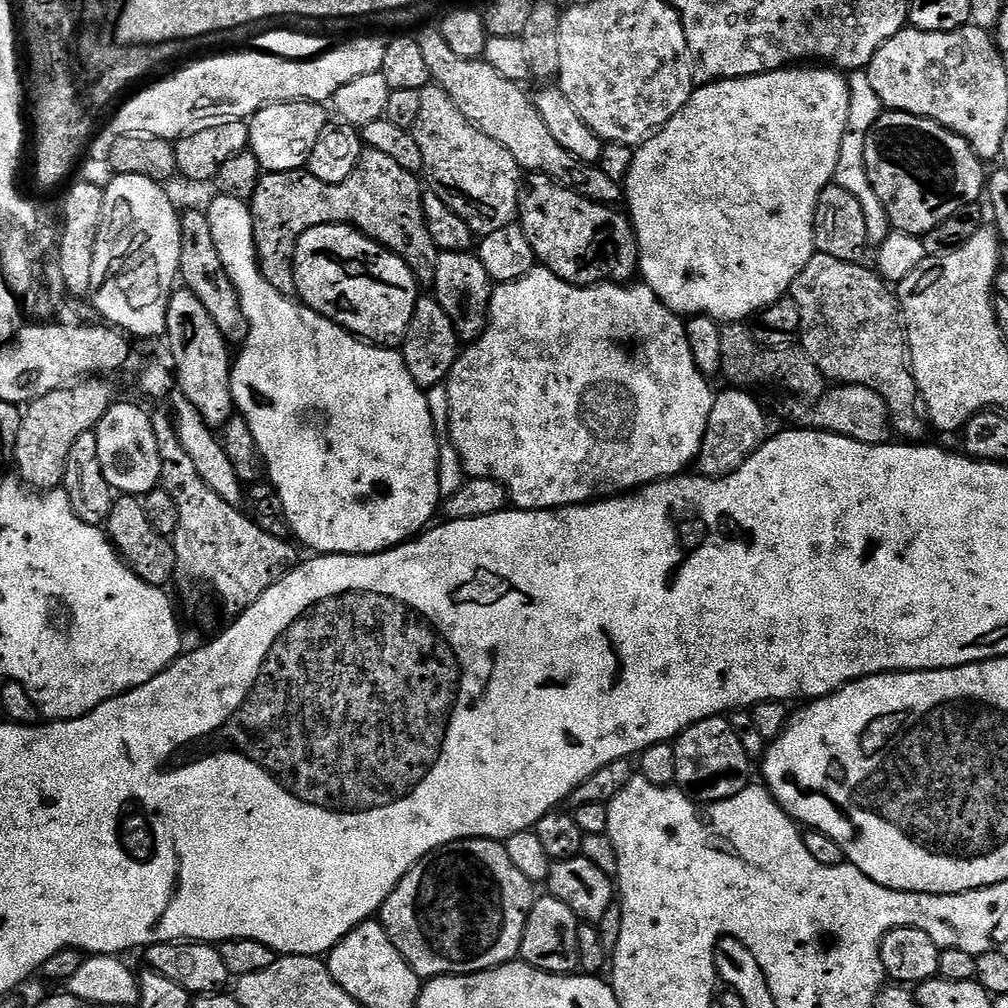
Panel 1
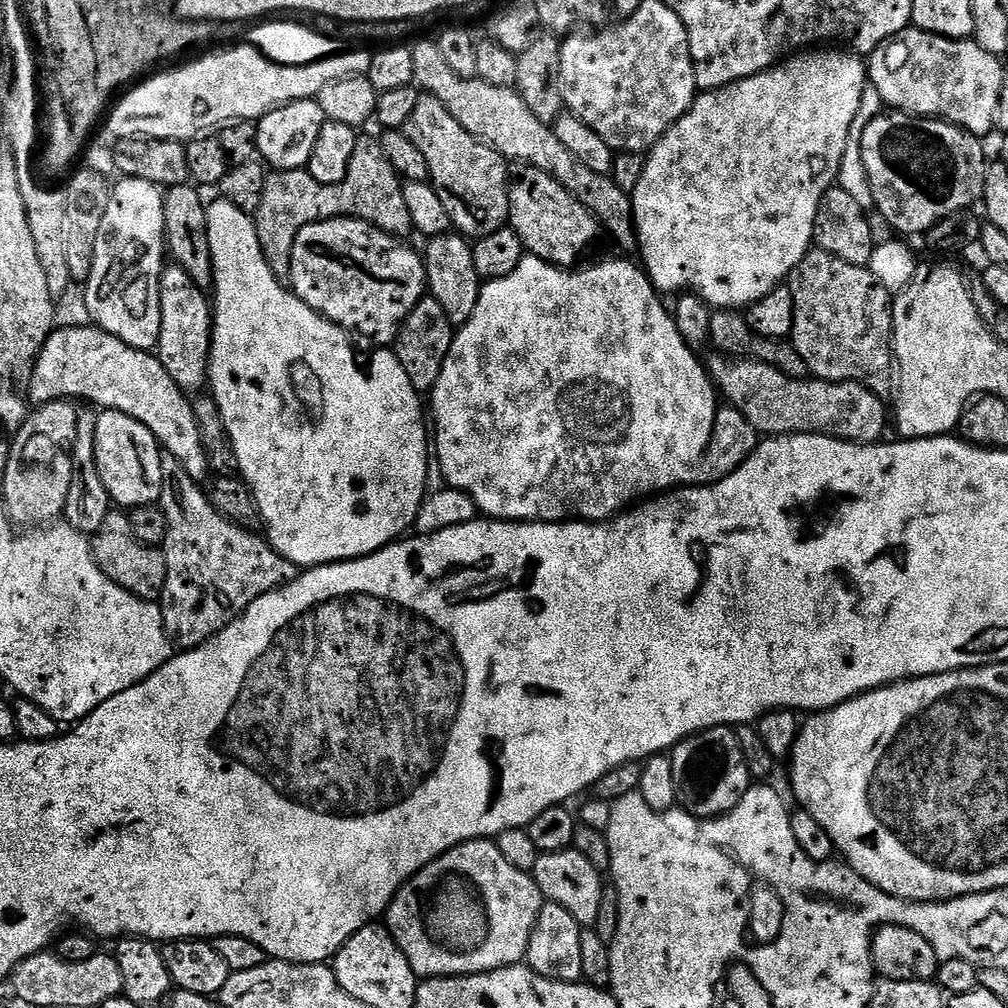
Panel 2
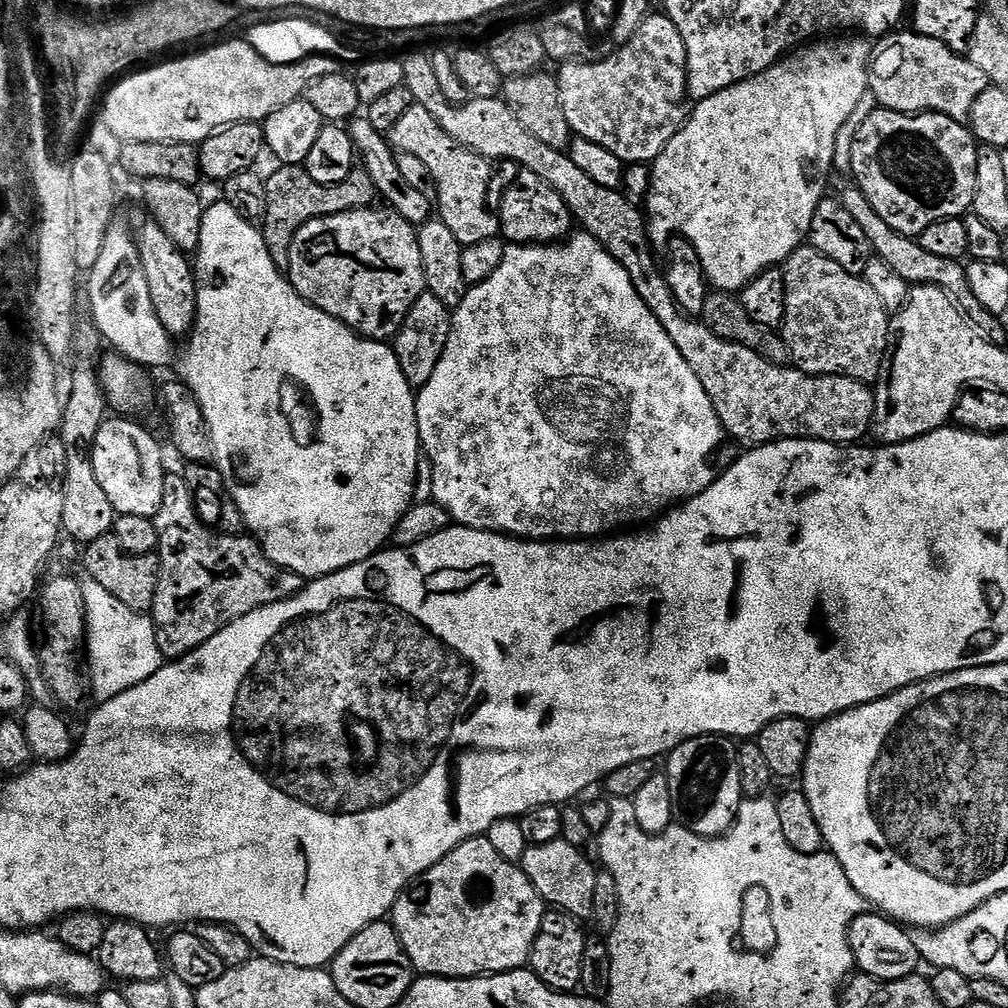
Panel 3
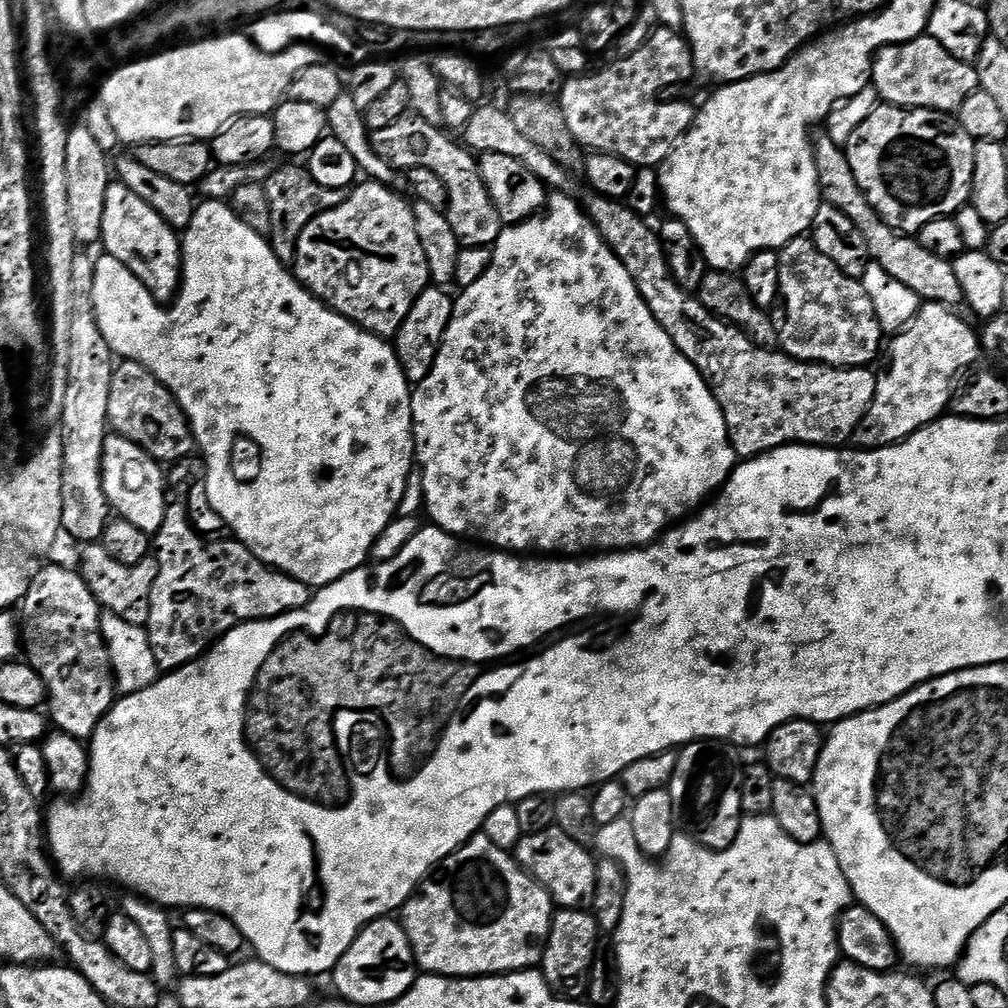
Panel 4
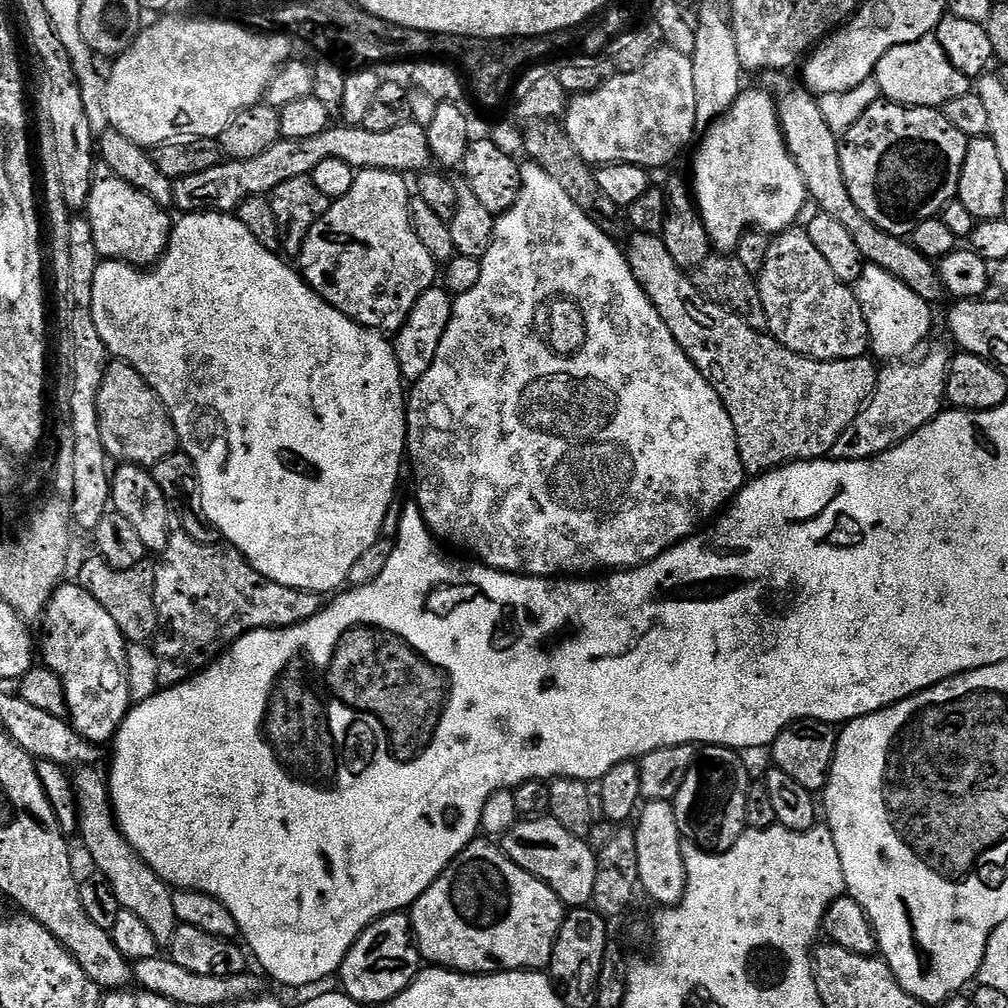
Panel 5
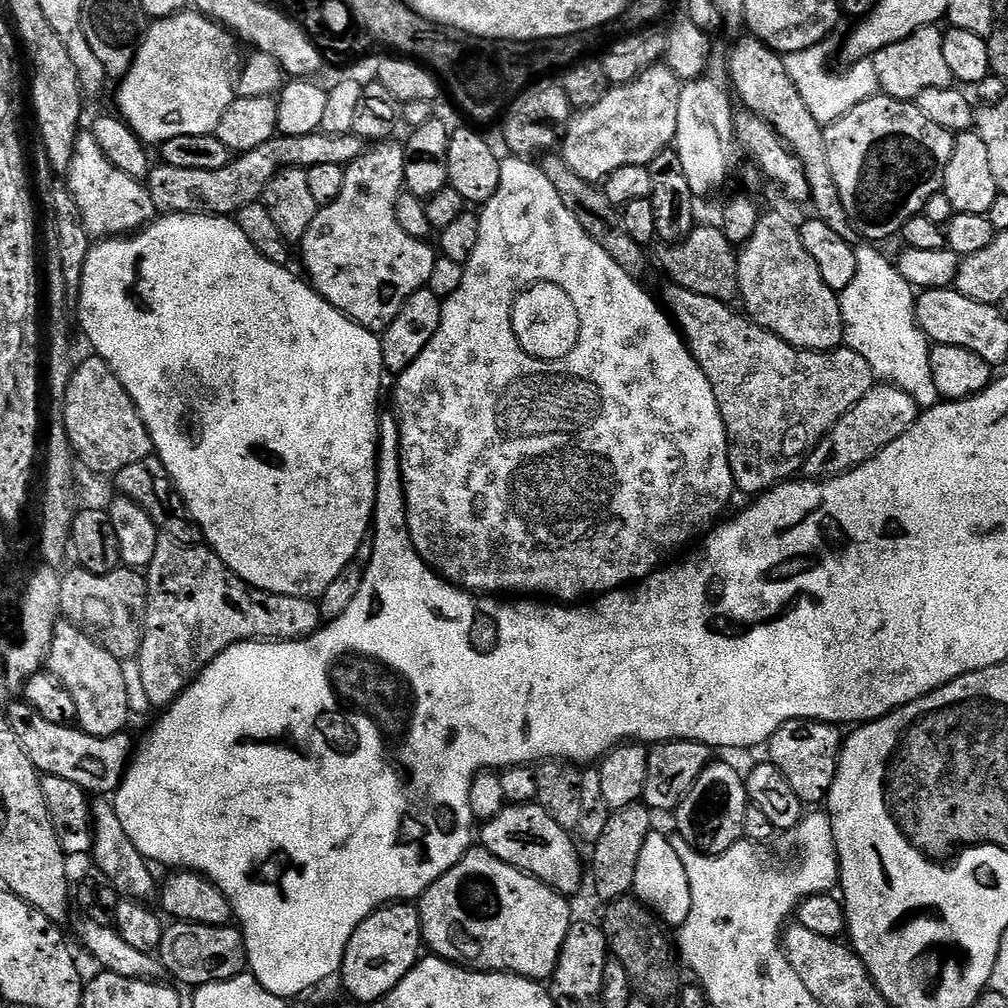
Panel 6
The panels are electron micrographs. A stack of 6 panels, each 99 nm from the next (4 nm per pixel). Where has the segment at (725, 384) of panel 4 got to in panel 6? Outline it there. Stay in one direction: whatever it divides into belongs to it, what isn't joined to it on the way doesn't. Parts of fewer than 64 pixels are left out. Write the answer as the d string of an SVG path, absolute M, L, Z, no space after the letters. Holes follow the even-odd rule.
M669 283L667 287L668 289L664 292L664 300L662 299L663 307L670 313L671 319L674 321L677 329L682 333L688 347L692 349L693 358L706 374L706 378L714 390L716 401L720 407L720 413L724 419L724 425L728 431L728 457L732 463L732 477L737 489L741 493L743 491L749 492L749 497L759 497L761 494L769 492L771 488L776 487L777 484L782 484L793 479L803 469L804 461L808 459L808 455L832 431L832 427L849 410L854 406L858 406L858 402L862 402L862 398L866 398L868 391L874 387L874 377L870 362L866 362L866 358L862 358L862 354L850 350L847 346L833 348L830 352L806 352L790 346L782 338L778 338L773 332L768 331L767 328L758 326L755 322L749 320L747 315L741 314L739 311L737 311L738 313L731 312L733 309L721 300L706 298L702 294L694 294L688 288L680 288L677 284L673 283Z

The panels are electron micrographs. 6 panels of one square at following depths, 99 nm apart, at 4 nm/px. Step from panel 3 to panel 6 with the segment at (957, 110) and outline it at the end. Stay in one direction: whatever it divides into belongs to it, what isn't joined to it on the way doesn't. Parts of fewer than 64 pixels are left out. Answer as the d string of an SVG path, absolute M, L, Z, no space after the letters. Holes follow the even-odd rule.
M939 27L919 28L910 34L910 38L902 38L902 42L894 42L871 57L874 70L878 70L880 92L896 100L912 102L922 94L922 90L953 87L950 66L946 66L946 58L942 55L943 41L944 32Z

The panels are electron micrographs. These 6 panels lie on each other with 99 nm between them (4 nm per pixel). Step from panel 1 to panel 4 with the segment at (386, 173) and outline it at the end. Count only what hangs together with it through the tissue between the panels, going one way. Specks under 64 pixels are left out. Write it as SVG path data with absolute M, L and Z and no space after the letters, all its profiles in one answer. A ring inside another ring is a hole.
M304 166L300 168L277 167L268 177L264 189L266 198L270 198L270 210L272 211L270 243L276 257L286 266L293 263L296 243L302 230L306 230L306 226L315 216L321 216L326 210L334 210L334 206L343 202L346 195L343 188L318 186L318 182L314 182L314 178Z

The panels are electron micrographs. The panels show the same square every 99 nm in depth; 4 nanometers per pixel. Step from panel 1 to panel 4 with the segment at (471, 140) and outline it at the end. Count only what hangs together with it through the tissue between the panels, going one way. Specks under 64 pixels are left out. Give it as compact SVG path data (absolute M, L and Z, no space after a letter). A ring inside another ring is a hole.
M409 114L398 118L394 126L385 126L371 133L371 141L379 158L397 170L425 168L430 170L430 174L438 174L438 178L442 178L442 186L446 186L448 195L448 222L463 247L486 248L495 244L506 226L500 221L498 210L486 190L486 182L482 182L479 159L459 139L449 135L441 125Z

